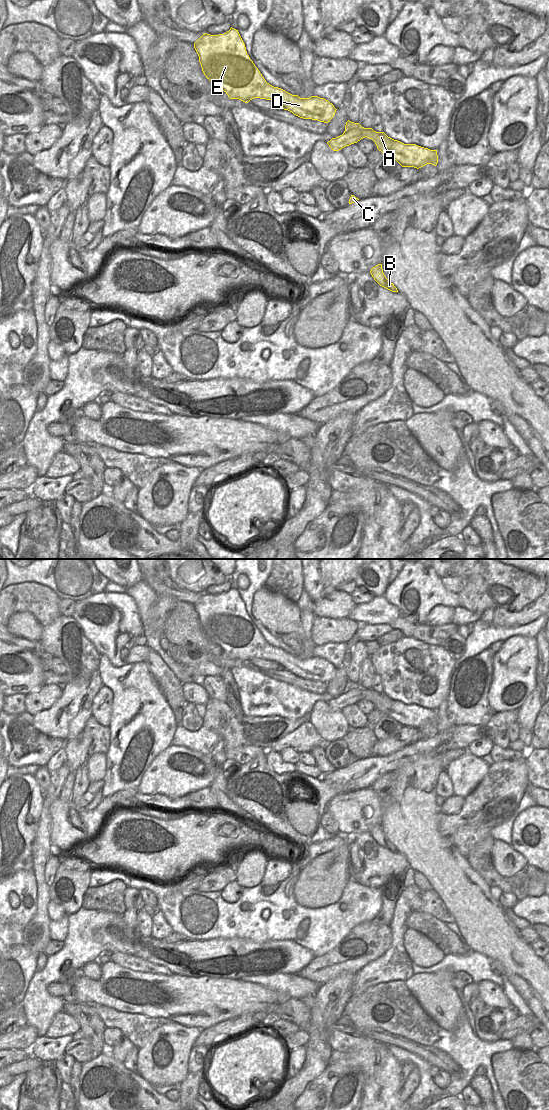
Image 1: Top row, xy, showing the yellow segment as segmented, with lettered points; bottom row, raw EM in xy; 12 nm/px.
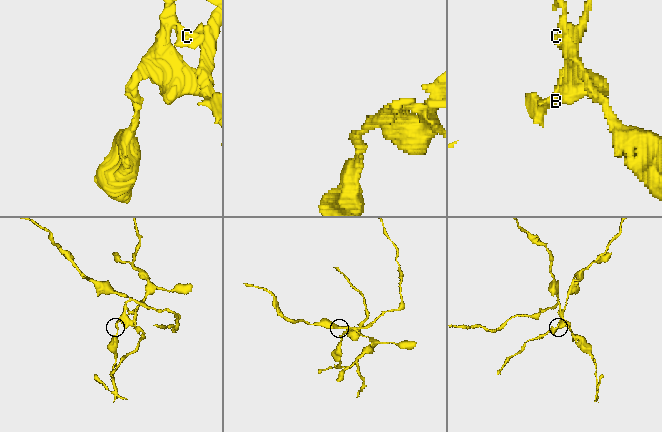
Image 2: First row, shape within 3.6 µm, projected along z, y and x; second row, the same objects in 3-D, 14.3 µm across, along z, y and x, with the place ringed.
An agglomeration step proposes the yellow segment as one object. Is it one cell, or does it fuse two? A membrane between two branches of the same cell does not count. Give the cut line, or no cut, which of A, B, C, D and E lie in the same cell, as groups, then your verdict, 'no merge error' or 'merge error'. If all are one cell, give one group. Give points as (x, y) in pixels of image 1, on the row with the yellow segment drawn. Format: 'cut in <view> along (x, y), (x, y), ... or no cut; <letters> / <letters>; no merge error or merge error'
cut in xy along (343, 133), (359, 129), (366, 136); A D E / B C; merge error

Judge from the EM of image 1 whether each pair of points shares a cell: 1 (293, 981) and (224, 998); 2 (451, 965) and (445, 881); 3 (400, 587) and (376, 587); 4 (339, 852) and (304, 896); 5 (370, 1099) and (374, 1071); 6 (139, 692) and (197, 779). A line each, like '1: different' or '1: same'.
1: different
2: different
3: different
4: same
5: same
6: different

